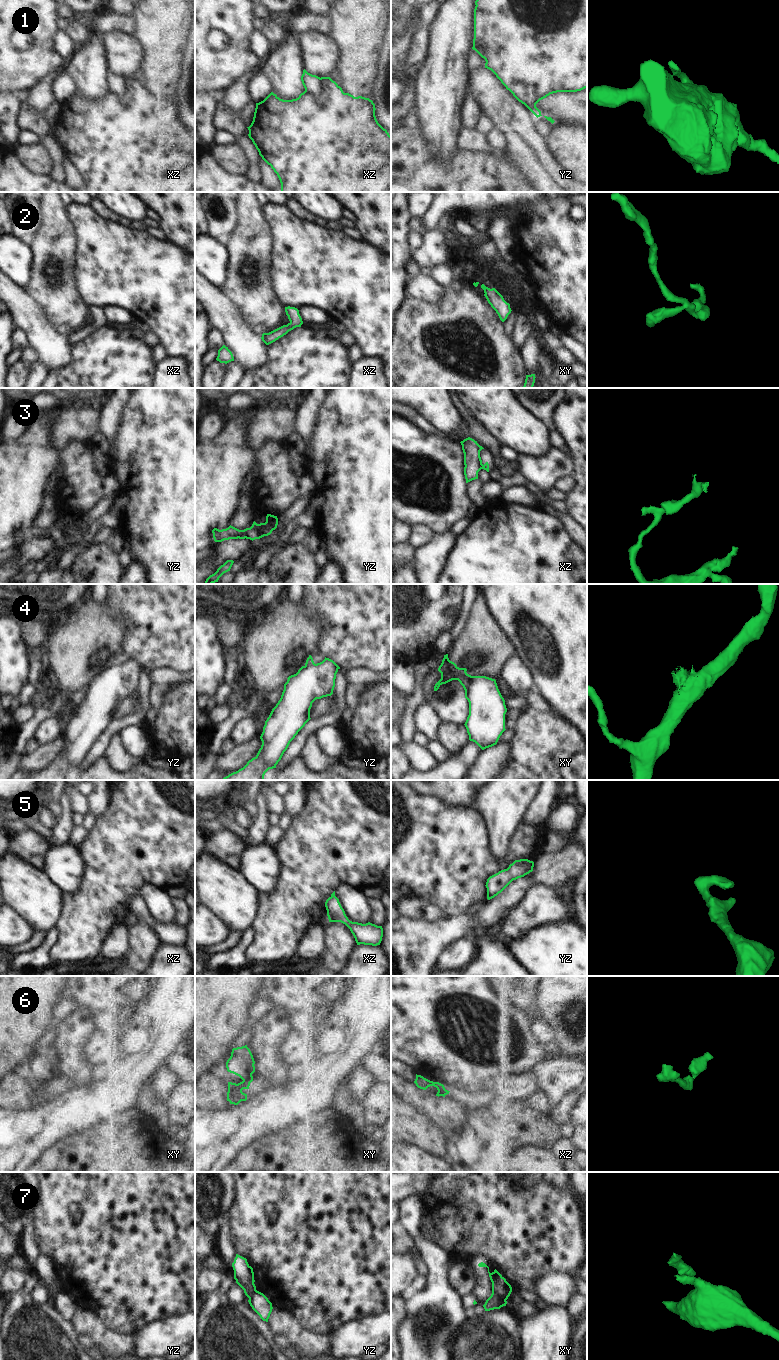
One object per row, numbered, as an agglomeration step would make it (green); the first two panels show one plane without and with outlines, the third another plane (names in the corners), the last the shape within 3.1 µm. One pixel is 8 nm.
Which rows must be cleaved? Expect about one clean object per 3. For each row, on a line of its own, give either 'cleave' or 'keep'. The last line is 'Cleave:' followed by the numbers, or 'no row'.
1: cleave
2: keep
3: cleave
4: cleave
5: keep
6: cleave
7: cleave
Cleave: 1, 3, 4, 6, 7

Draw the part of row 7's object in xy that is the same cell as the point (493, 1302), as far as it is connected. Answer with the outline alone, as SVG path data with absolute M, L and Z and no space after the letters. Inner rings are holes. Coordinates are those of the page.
M494 1293L486 1300L485 1304L483 1305L485 1311L490 1311L494 1309L500 1309L503 1306L506 1306L507 1301L501 1299Z

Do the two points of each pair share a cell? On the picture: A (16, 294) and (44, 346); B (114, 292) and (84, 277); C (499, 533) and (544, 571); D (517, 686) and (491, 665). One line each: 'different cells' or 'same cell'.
A: same cell
B: same cell
C: same cell
D: different cells

